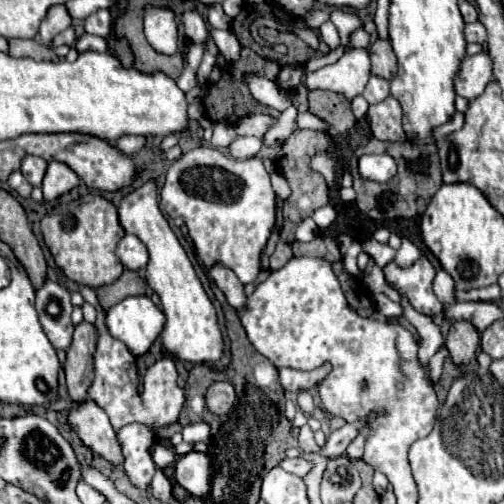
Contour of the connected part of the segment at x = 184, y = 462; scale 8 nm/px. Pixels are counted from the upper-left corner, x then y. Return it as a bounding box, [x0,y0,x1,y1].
[175,451,215,497]

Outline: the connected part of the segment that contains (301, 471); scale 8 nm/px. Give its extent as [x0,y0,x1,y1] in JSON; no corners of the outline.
[279,457,309,477]

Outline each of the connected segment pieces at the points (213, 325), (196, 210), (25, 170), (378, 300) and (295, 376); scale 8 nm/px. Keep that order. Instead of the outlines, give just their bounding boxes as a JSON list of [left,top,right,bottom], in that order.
[[117,179,223,363],[161,147,275,285],[21,155,47,185],[373,293,403,317],[279,363,331,391]]

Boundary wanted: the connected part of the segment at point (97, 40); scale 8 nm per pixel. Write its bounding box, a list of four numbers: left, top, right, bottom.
[77,33,107,53]

